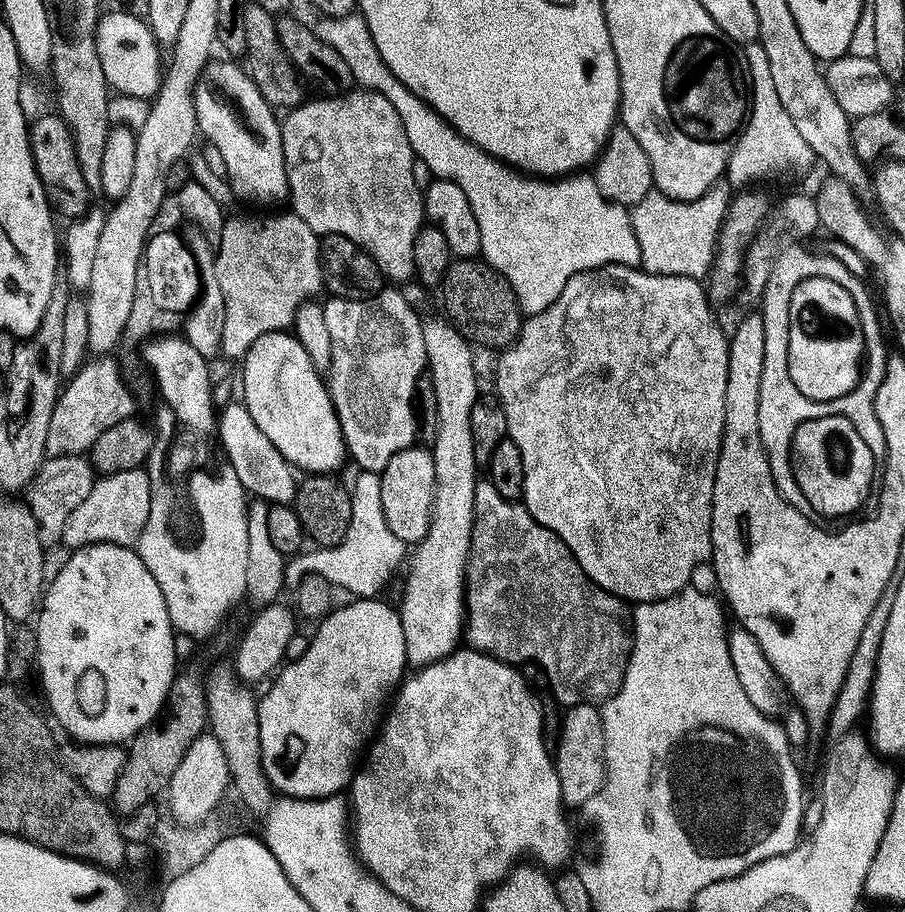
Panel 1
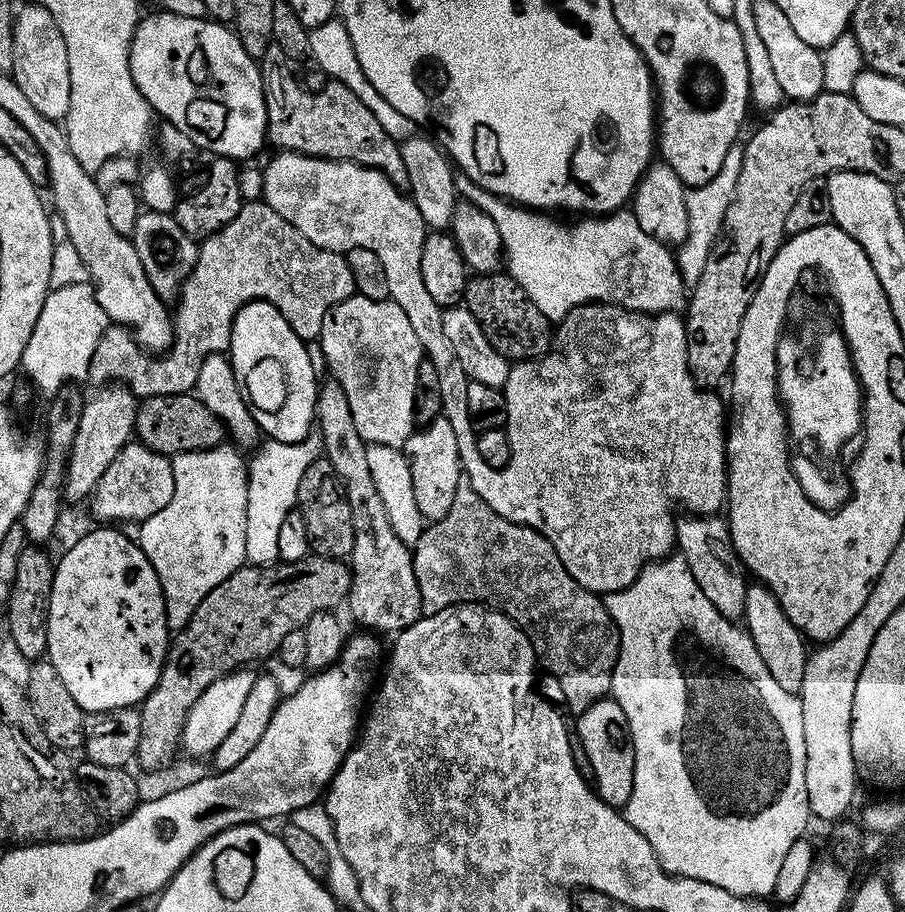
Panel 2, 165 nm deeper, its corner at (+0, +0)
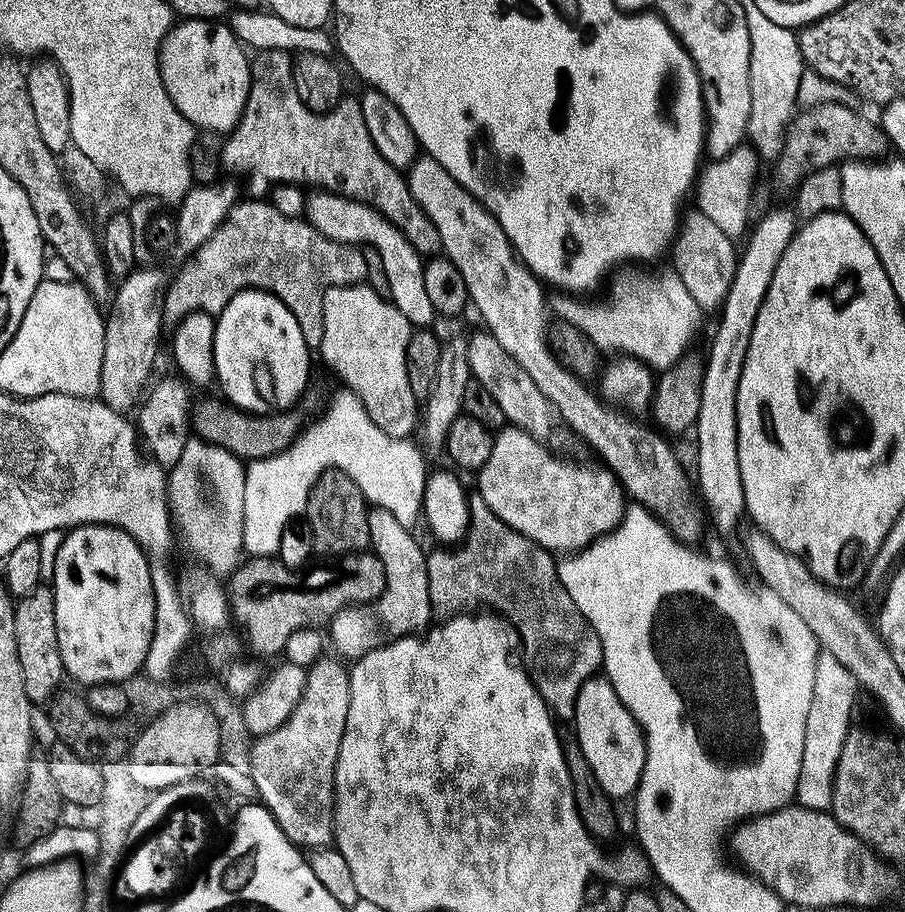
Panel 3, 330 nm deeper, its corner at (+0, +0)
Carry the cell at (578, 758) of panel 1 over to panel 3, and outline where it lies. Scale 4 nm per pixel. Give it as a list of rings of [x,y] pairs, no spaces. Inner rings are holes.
[[[592,676],[582,686],[582,690],[578,690],[574,727],[582,754],[586,754],[586,762],[590,762],[594,778],[598,778],[598,786],[606,790],[613,802],[620,802],[623,796],[631,797],[642,778],[646,762],[646,742],[639,722],[634,714],[630,714],[622,698],[618,698],[607,676]]]

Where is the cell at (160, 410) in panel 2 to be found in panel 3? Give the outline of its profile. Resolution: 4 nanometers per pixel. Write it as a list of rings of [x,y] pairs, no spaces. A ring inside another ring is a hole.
[[[312,386],[300,397],[298,406],[267,414],[245,412],[244,409],[229,404],[223,398],[200,400],[197,404],[195,401],[190,408],[190,428],[199,439],[204,440],[207,444],[233,452],[245,462],[261,460],[270,458],[274,454],[282,454],[282,450],[289,448],[296,437],[304,431],[310,418],[315,417],[321,411],[325,400],[326,396]]]

